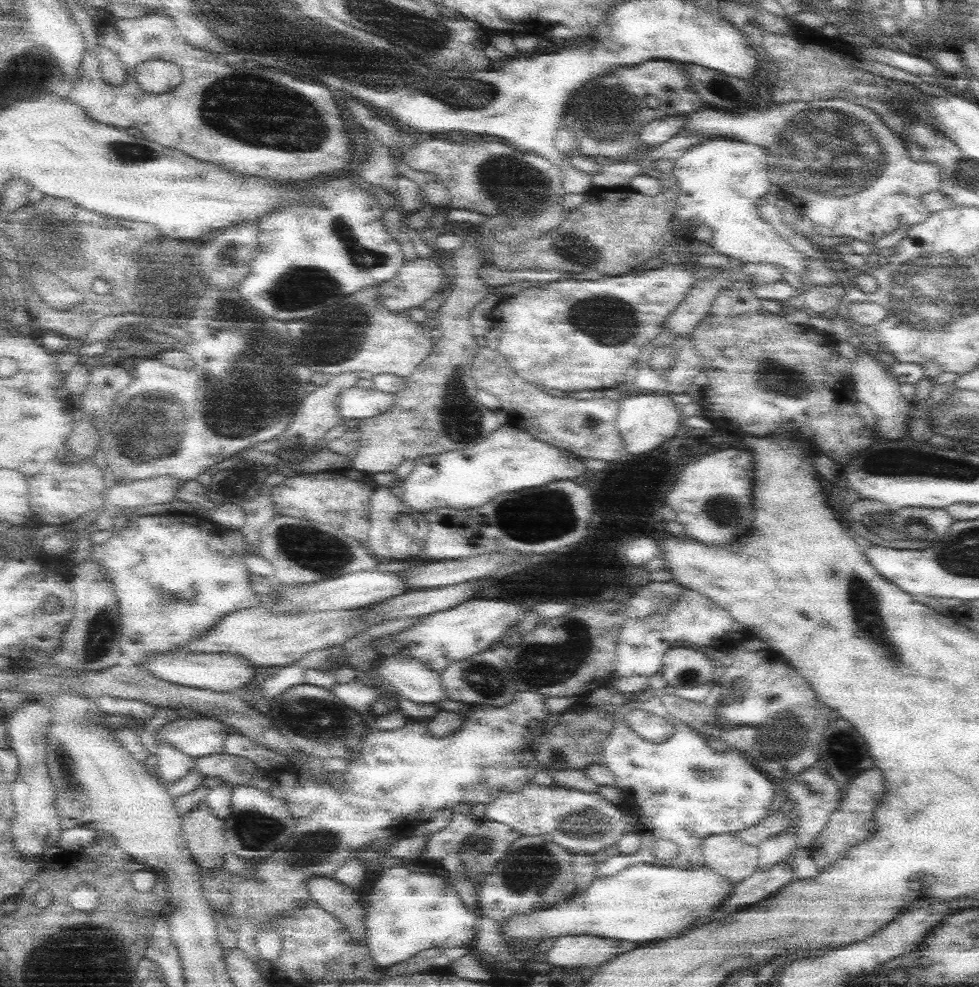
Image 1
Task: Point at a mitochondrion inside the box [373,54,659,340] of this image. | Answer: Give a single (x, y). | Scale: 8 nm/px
(527, 189)

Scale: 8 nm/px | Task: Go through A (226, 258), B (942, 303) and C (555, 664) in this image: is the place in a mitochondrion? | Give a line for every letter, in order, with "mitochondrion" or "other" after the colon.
A: mitochondrion
B: mitochondrion
C: mitochondrion

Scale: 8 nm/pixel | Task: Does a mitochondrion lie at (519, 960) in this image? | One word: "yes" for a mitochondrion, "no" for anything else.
no

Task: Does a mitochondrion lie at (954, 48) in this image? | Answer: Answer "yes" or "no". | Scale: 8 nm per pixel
no

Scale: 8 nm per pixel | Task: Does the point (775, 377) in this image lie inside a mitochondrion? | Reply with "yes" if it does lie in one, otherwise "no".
yes

